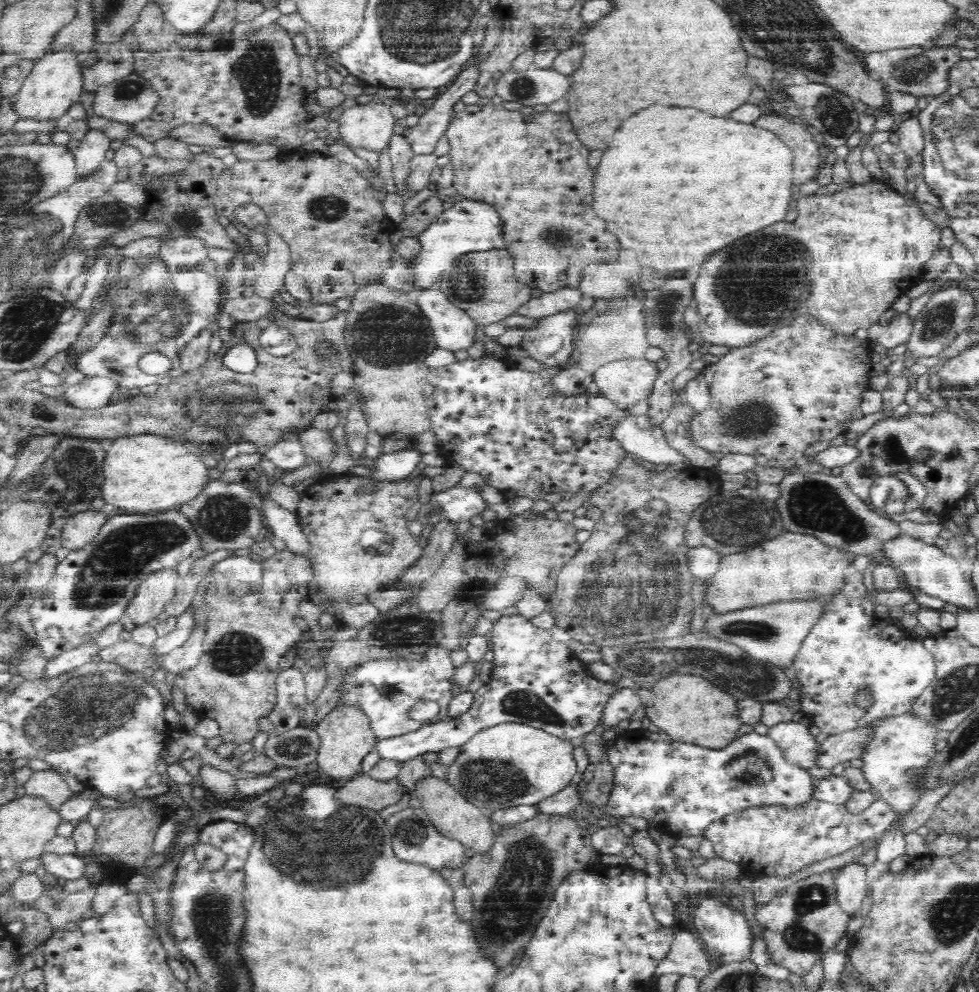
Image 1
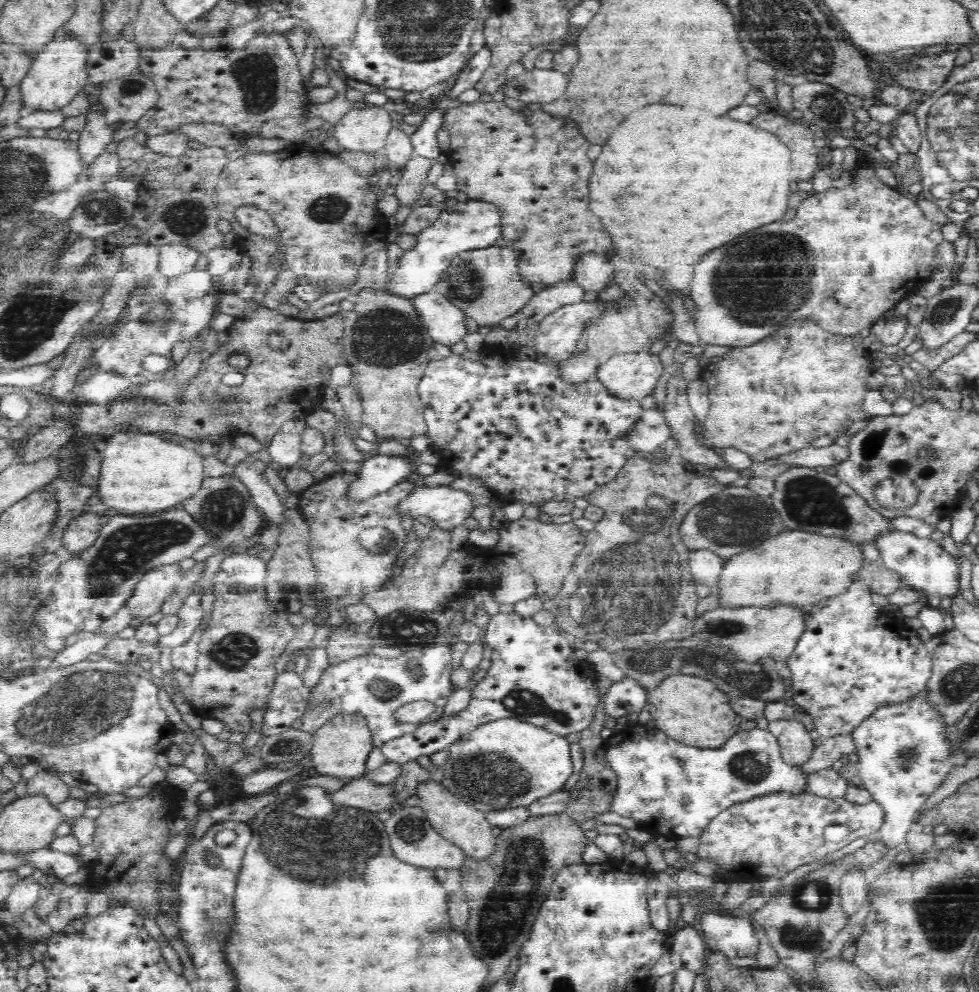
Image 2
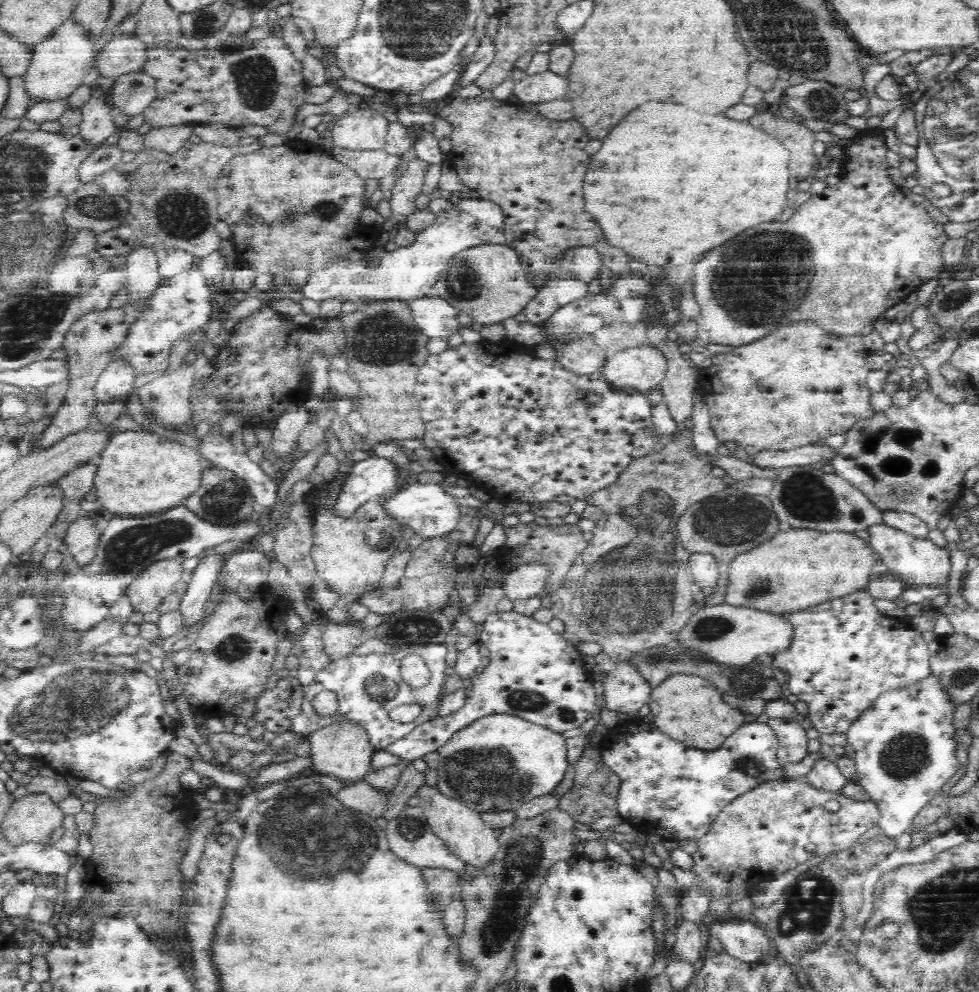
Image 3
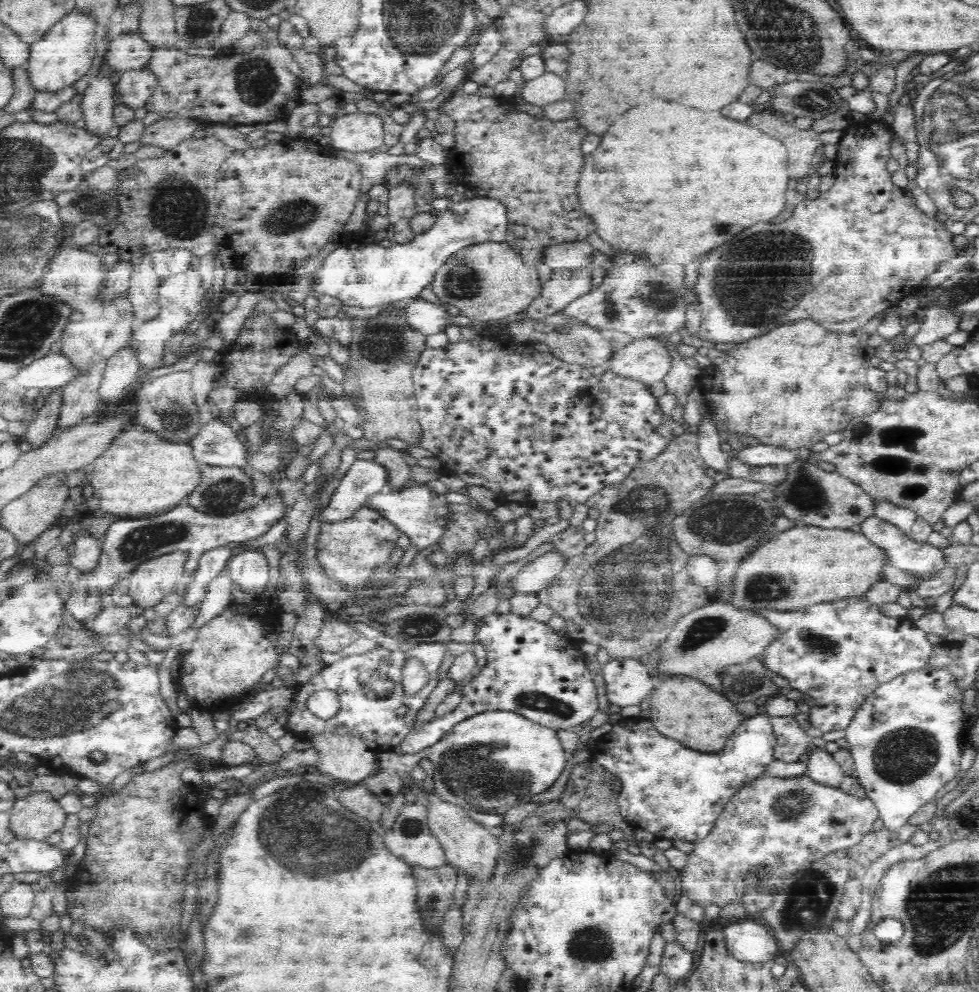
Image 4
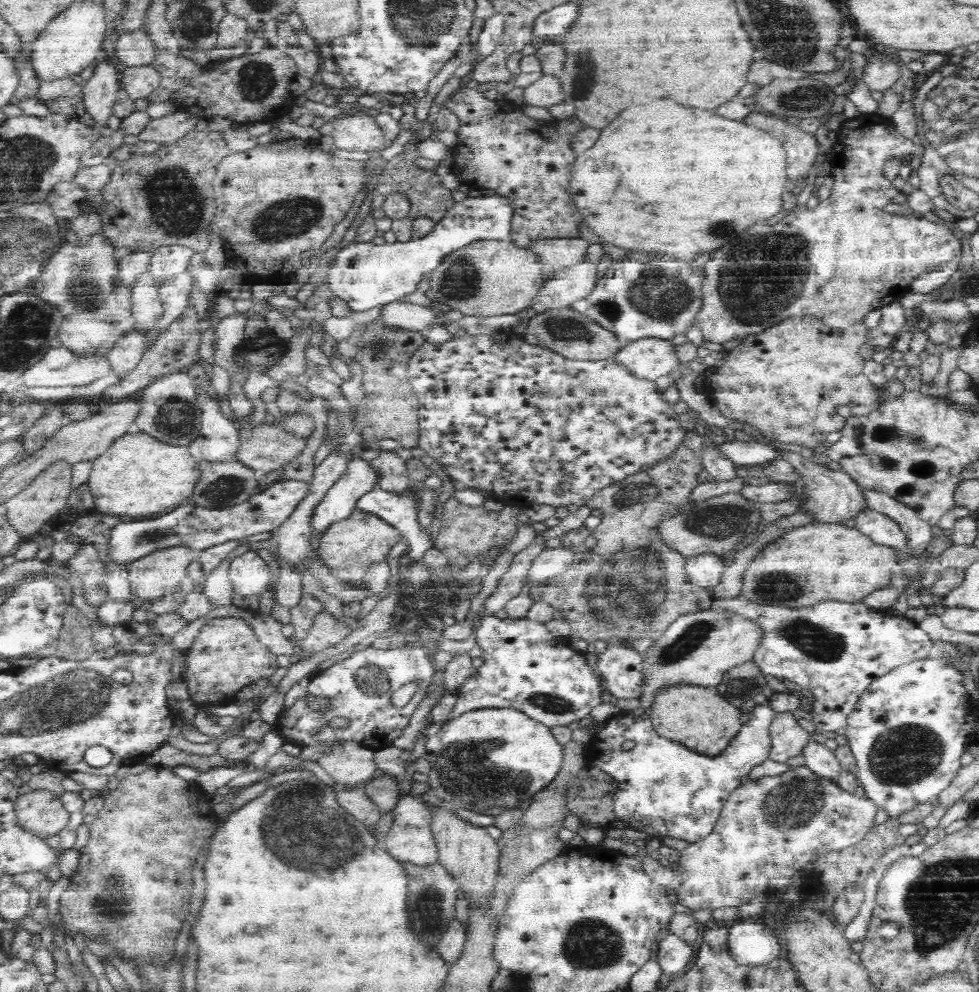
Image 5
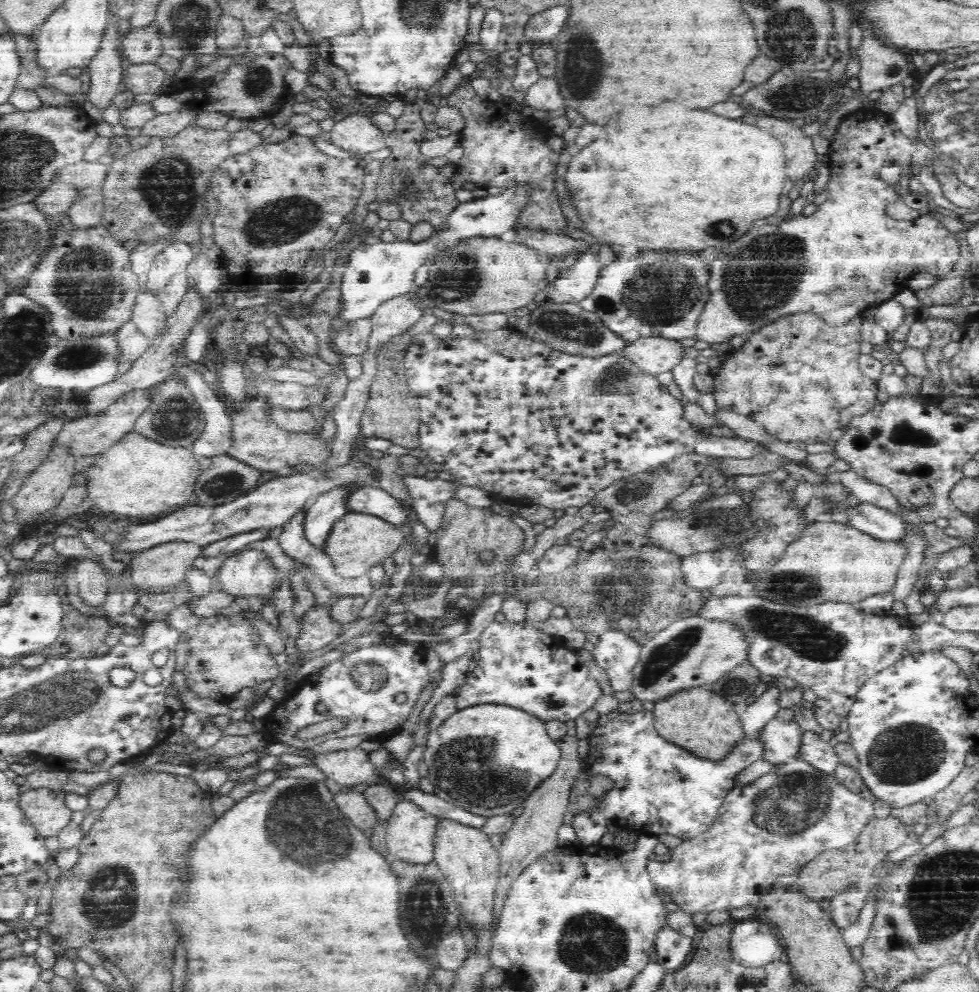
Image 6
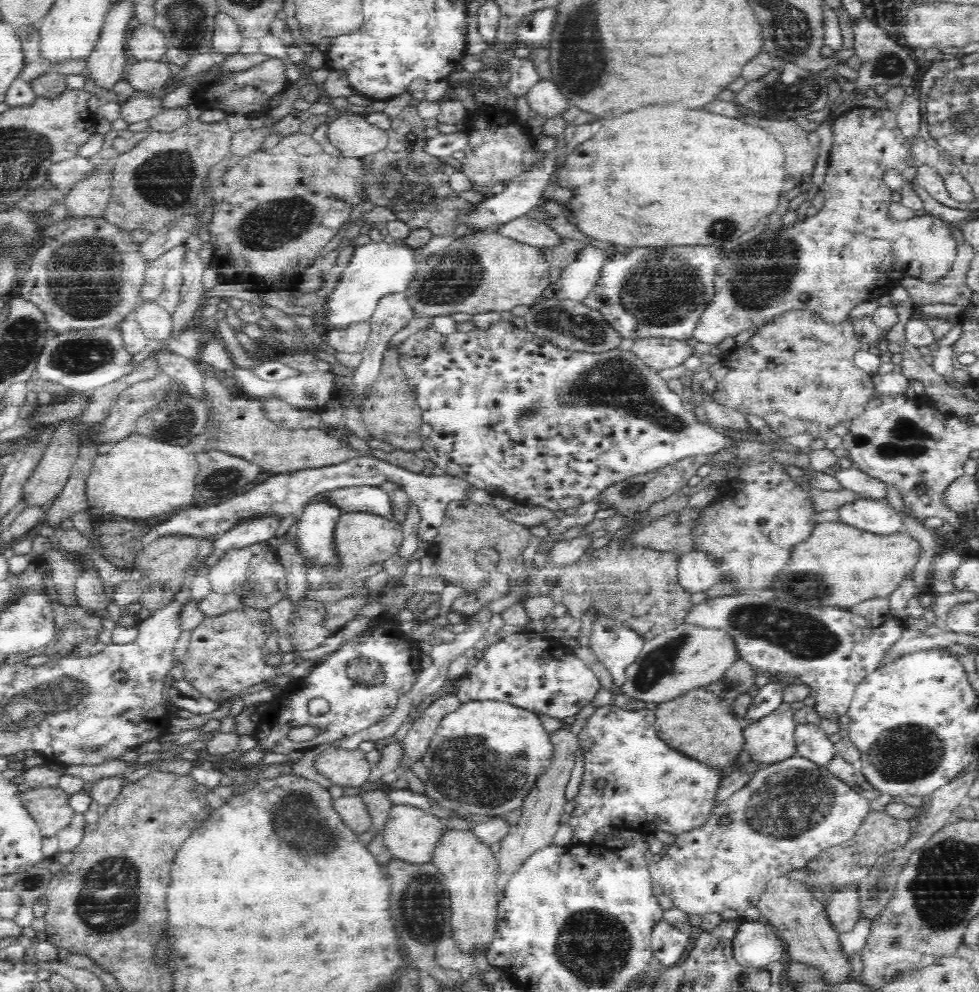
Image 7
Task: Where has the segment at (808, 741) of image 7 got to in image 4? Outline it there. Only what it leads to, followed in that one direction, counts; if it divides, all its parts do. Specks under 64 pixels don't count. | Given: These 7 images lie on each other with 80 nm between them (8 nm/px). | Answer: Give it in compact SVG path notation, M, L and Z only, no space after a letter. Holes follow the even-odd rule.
M810 746L808 761L806 762L807 773L818 782L827 783L828 786L840 784L840 780L845 775L838 762L834 761L833 754L827 750Z

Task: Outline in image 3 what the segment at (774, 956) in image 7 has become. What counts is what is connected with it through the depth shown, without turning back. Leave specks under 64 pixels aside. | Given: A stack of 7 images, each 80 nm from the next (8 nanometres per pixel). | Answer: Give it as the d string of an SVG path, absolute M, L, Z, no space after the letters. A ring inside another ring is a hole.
M709 917L706 923L710 926L710 935L719 938L727 953L737 960L758 965L762 956L776 948L766 929L751 917L743 917L740 922L716 922Z

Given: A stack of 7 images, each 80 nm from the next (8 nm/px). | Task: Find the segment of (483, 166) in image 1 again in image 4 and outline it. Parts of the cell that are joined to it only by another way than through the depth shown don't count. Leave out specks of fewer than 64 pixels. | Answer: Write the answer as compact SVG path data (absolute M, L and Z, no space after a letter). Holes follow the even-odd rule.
M457 90L453 97L440 106L440 111L450 115L456 122L453 132L455 146L450 152L454 159L452 174L457 182L467 187L488 192L489 198L499 199L508 207L509 233L506 242L514 250L520 251L527 264L539 266L543 263L540 248L553 243L585 240L595 228L589 218L582 213L577 201L576 180L580 176L583 154L580 140L587 130L574 117L554 121L548 117L532 116L514 108L514 102L504 102L502 98L488 98L476 93Z

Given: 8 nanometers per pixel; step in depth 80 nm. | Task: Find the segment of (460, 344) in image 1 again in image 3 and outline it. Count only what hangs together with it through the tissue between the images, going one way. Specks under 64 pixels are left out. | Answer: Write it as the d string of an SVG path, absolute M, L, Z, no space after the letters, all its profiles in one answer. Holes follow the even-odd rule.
M432 293L405 303L410 307L414 325L428 338L448 338L460 328L456 319L458 311Z

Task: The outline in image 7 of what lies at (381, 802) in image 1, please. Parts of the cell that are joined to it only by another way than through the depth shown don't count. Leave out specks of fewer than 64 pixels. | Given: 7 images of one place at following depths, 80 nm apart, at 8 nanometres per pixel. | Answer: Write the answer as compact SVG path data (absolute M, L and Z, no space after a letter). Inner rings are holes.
M361 795L344 796L333 799L333 810L342 823L356 836L364 834L371 826L371 819L366 811Z

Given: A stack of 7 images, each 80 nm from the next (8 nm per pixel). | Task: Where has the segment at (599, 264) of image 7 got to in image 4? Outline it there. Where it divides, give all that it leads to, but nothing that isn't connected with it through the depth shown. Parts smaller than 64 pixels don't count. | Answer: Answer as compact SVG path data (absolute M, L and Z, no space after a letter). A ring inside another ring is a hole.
M592 267L554 270L551 279L543 284L540 296L527 308L526 314L532 318L542 318L546 314L564 311L570 302L594 288L592 271Z

